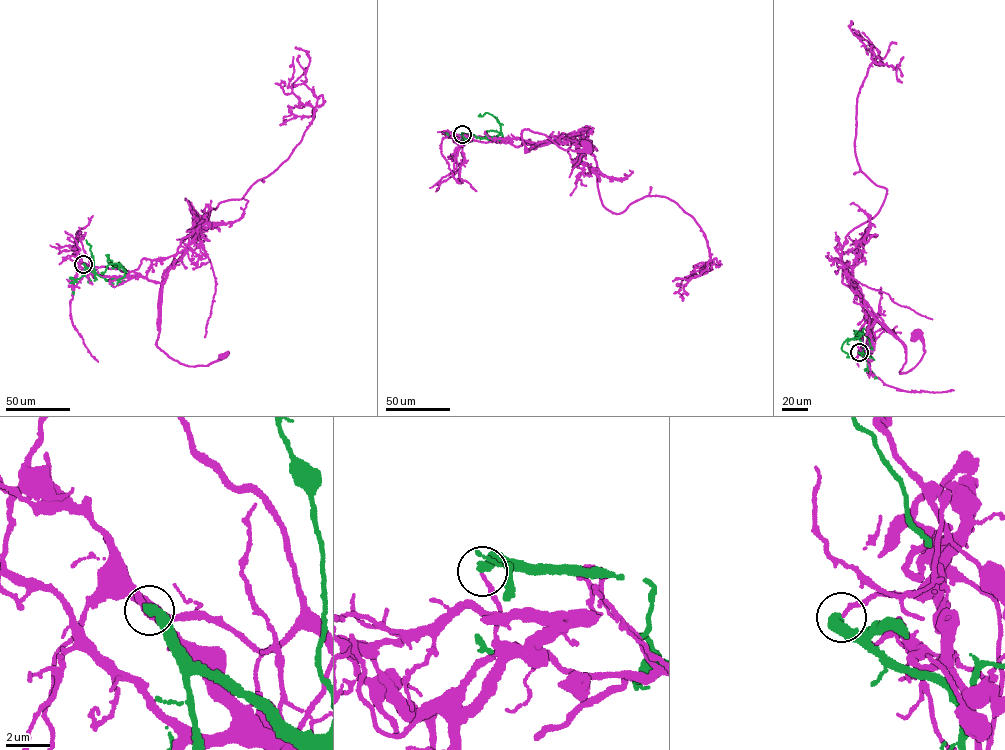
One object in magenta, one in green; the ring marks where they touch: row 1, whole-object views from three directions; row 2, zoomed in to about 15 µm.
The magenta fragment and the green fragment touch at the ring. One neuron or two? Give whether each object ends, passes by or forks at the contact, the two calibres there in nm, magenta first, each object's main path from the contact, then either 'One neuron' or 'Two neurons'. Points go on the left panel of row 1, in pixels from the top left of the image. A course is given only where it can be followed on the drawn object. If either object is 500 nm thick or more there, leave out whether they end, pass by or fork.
At the ring magenta ends. At the ring green ends. Thickness 180 nm (magenta) against 440 nm. Course of magenta: (83, 264), (93, 273), (137, 275), (160, 283), (156, 344), (171, 358), (187, 366), (204, 366), (223, 355). Course of green: (83, 264), (107, 280), (120, 279), (125, 272), (113, 263), (101, 273). Two neurons

